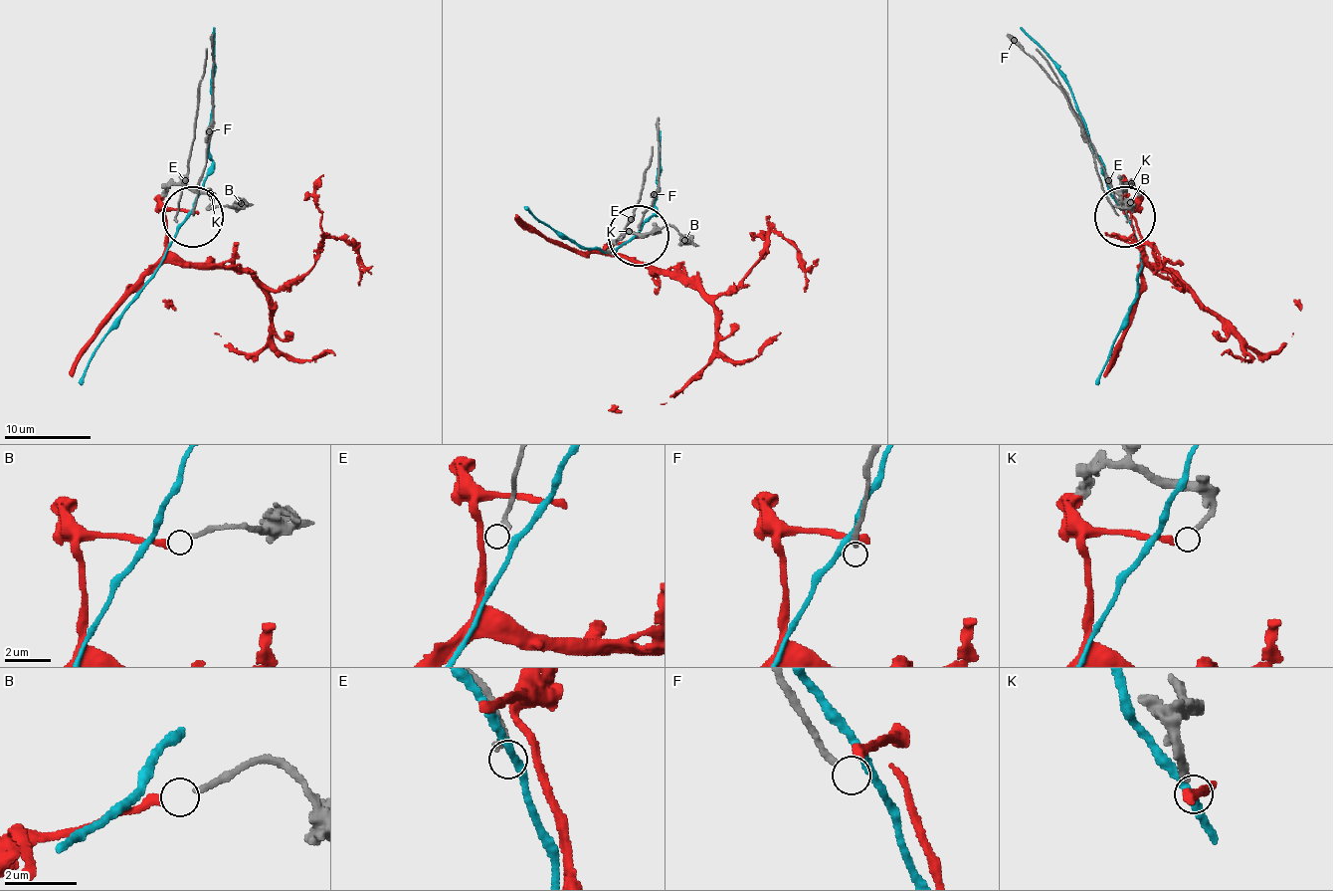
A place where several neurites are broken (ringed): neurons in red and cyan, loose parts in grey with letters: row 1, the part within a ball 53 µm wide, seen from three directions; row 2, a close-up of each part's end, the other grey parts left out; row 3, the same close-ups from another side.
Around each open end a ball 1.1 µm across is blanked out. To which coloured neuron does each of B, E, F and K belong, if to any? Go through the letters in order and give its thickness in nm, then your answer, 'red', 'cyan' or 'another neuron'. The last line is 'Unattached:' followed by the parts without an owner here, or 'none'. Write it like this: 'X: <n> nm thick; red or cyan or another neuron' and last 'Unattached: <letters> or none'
B: 180 nm thick; red
E: 190 nm thick; another neuron
F: 190 nm thick; another neuron
K: 200 nm thick; another neuron
Unattached: E, F, K

